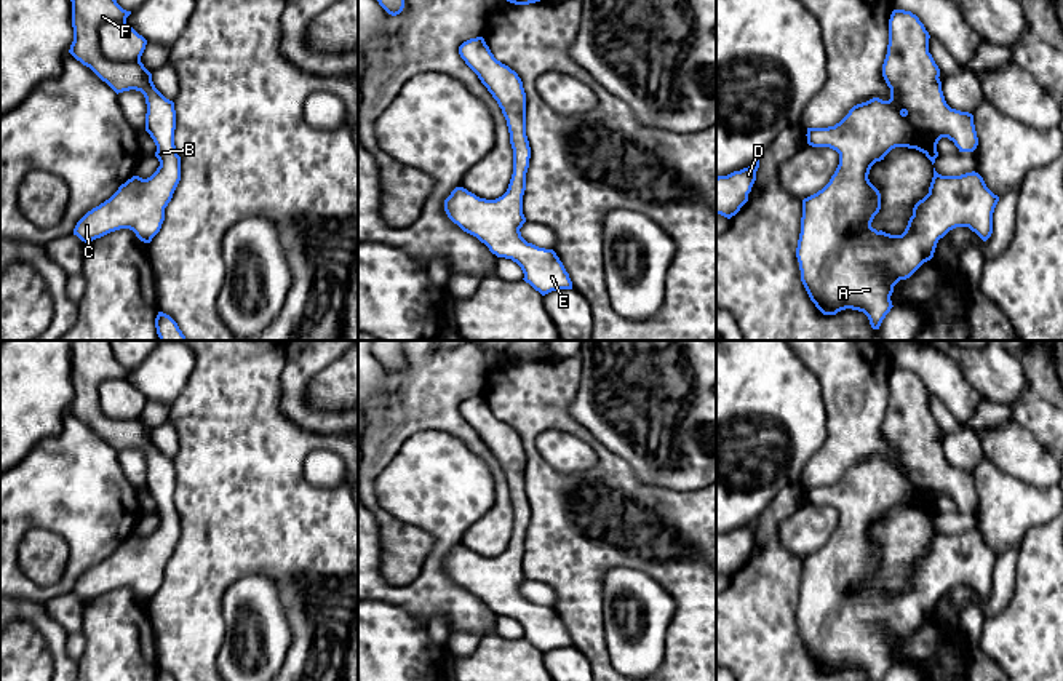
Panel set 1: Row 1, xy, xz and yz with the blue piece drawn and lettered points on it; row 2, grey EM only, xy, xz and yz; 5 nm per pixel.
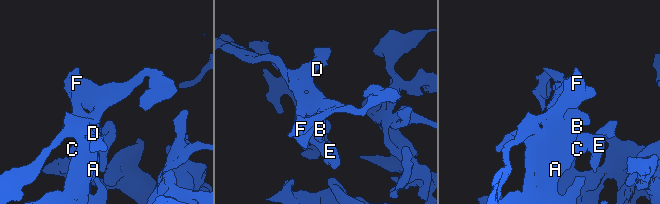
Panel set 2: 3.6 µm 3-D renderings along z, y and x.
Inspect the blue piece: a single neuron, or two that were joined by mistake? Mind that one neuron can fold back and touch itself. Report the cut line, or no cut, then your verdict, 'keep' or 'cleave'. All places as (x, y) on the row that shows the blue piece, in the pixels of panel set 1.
cut in yz along (977, 173), (963, 226); cleave

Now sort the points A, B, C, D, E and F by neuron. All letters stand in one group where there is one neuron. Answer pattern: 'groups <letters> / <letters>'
groups A C E / B D F

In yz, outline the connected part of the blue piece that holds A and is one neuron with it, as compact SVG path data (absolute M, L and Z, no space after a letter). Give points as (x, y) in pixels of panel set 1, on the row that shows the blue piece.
M934 168L929 193L913 208L913 216L902 235L890 235L879 230L878 238L857 238L854 241L831 241L828 248L812 248L810 256L799 261L801 281L823 315L836 315L852 309L863 312L873 329L879 329L890 312L894 286L910 278L927 256L934 256L937 243L950 230L964 227L964 211L970 211L969 229L983 241L993 233L993 213L999 197L986 189L986 208L970 208L970 185L977 182L975 171L961 176L942 176Z

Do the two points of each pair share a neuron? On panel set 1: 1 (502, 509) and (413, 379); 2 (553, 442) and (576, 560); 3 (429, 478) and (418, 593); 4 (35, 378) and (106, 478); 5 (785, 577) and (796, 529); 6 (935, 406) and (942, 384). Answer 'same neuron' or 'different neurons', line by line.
1: same neuron
2: different neurons
3: same neuron
4: different neurons
5: different neurons
6: different neurons

